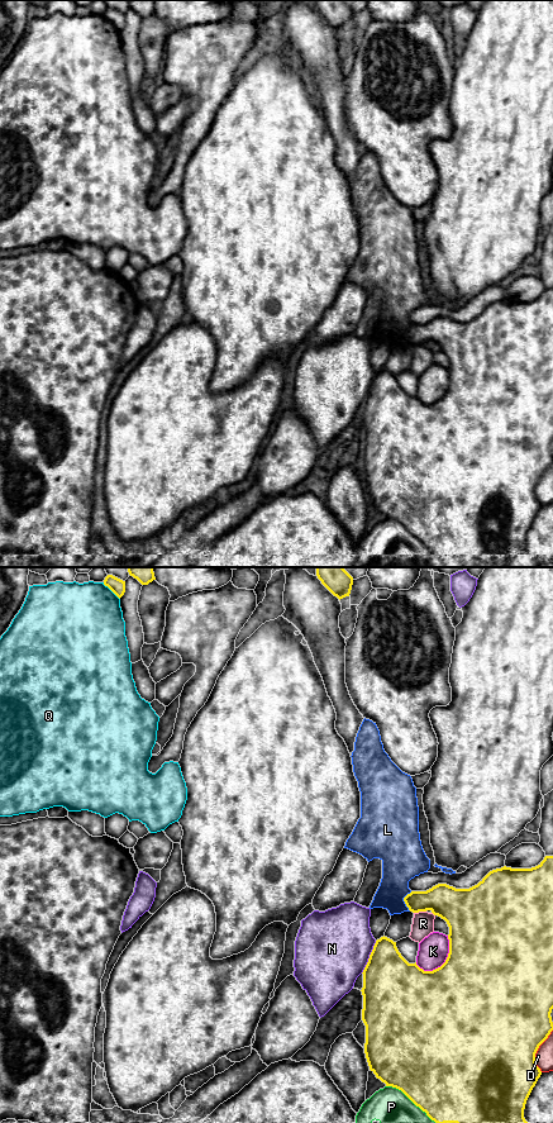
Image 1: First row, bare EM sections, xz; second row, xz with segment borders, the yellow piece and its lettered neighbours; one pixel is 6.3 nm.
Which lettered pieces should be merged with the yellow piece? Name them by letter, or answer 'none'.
none

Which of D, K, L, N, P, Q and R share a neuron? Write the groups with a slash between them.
D / K P / L / N / Q / R

